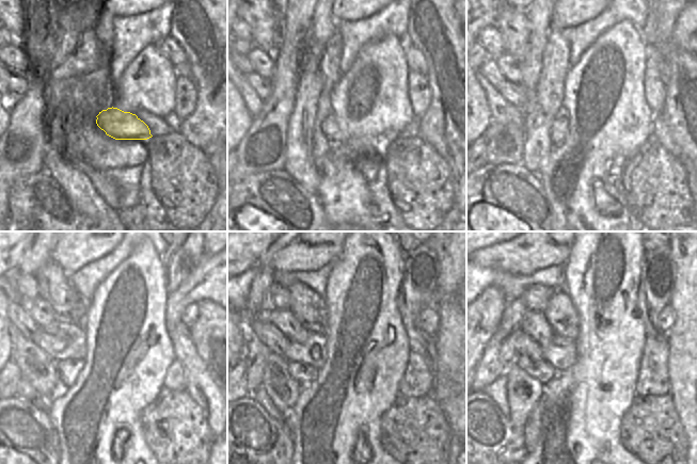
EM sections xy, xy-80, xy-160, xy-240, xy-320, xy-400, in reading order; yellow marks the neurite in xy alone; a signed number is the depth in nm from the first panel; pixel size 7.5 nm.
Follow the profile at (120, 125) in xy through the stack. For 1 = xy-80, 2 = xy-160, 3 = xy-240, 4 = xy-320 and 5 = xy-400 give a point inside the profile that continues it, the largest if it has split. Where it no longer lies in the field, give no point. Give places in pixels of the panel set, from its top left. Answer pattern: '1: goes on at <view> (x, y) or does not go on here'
1: goes on at xy-80 (330, 128)
2: goes on at xy-160 (559, 127)
3: goes on at xy-240 (68, 370)
4: goes on at xy-320 (303, 373)
5: goes on at xy-400 (540, 370)

